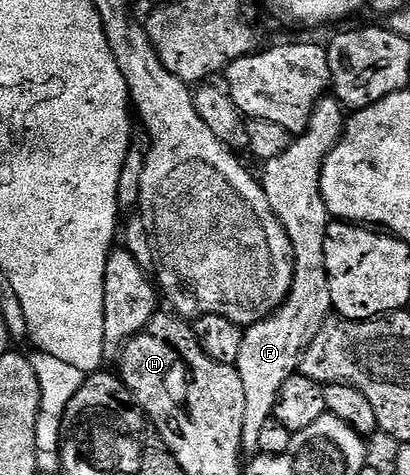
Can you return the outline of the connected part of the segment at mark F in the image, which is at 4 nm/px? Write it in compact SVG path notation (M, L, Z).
M337 97L321 98L319 104L315 104L315 112L311 112L311 120L307 128L290 141L288 148L282 154L264 163L265 171L259 174L261 187L267 196L267 204L271 204L271 212L275 212L275 216L281 221L293 245L293 283L284 304L262 322L248 327L243 336L243 349L239 352L236 368L239 372L239 380L243 380L243 396L247 396L247 409L243 411L241 448L249 456L258 453L259 436L262 434L263 424L274 417L273 409L277 403L279 388L283 388L283 384L287 384L287 380L298 373L301 357L305 355L306 348L311 344L311 340L315 340L315 336L319 336L319 328L323 328L325 321L334 313L327 276L327 260L323 252L331 215L321 195L321 169L327 156L337 147L337 142L345 130L346 121L346 107L342 106Z

